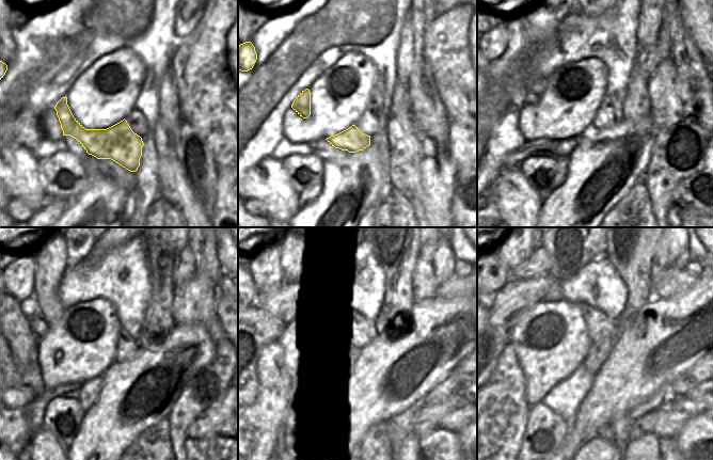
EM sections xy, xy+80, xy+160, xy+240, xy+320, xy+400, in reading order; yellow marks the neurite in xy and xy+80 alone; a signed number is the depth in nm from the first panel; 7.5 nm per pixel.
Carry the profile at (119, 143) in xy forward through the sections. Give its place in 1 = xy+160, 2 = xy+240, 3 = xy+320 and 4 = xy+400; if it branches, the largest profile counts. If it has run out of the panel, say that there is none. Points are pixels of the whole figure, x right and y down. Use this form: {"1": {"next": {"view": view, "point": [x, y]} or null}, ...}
{"1": {"next": {"view": "xy+160", "point": [537, 89]}}, "2": {"next": {"view": "xy+240", "point": [35, 272]}}, "3": {"next": {"view": "xy+320", "point": [275, 258]}}, "4": {"next": {"view": "xy+400", "point": [513, 249]}}}

